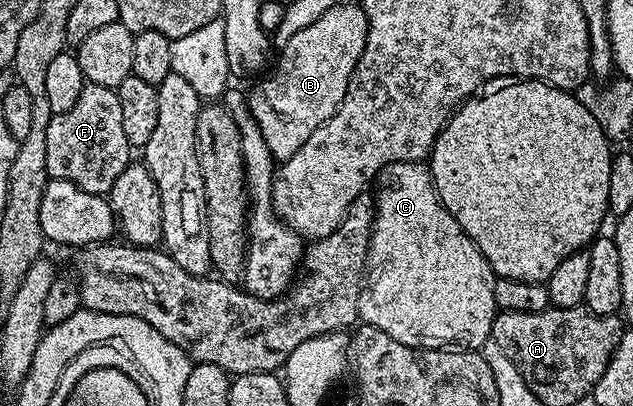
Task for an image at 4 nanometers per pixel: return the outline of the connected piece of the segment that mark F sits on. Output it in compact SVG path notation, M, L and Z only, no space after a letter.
M86 84L71 111L53 114L47 123L47 171L50 178L67 180L85 192L105 195L131 163L131 146L123 131L119 95L111 87Z

